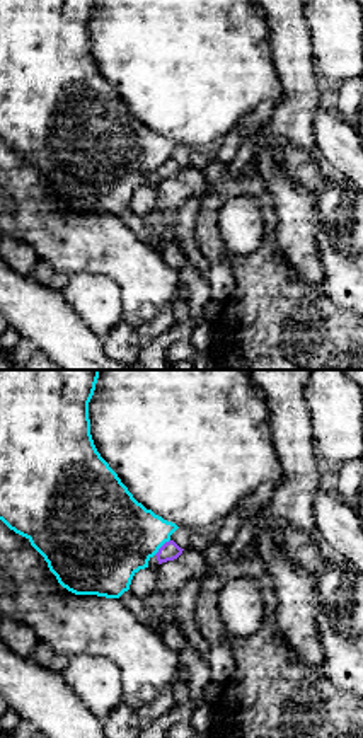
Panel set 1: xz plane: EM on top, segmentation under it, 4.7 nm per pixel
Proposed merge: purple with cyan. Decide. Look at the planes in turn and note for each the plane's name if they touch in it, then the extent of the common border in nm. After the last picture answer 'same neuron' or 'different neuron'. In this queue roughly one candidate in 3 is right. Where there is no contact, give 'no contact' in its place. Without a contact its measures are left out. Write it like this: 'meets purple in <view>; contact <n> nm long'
meets purple in xz; contact 110 nm long

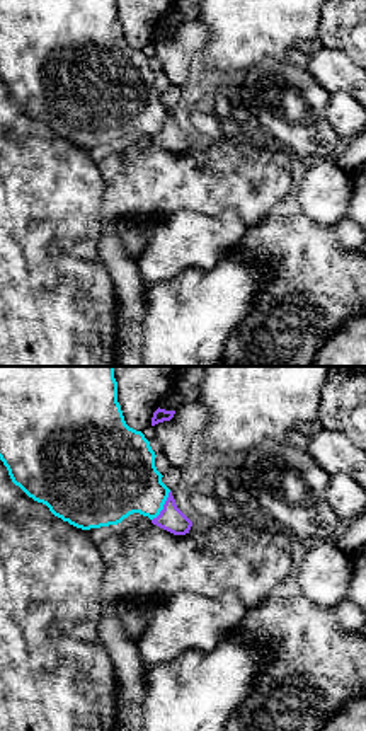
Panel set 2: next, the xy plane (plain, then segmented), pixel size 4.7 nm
meets purple in xy; contact 170 nm long

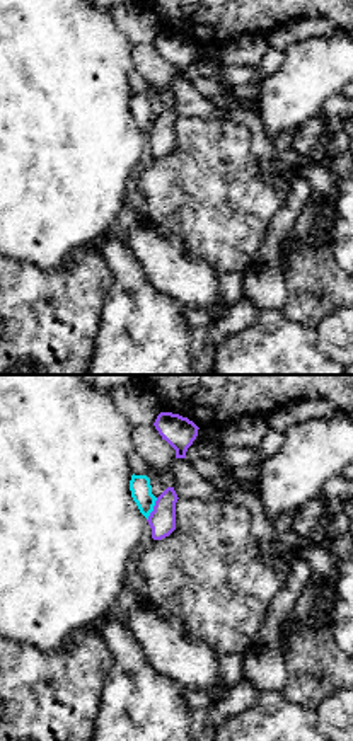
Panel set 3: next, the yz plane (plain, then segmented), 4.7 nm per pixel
meets purple in yz; contact 120 nm long

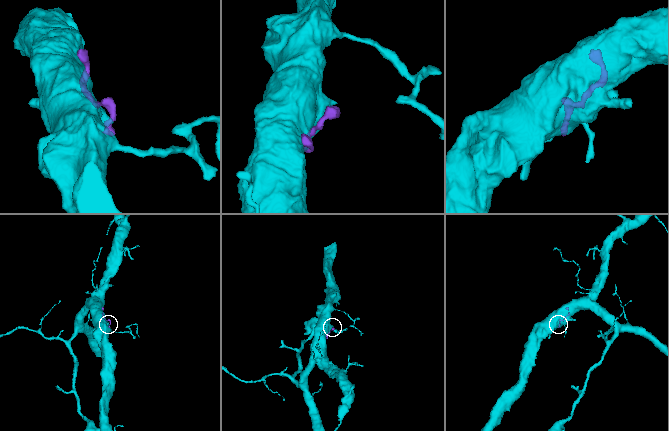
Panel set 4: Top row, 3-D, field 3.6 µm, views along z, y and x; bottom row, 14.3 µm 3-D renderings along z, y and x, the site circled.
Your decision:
different neuron

